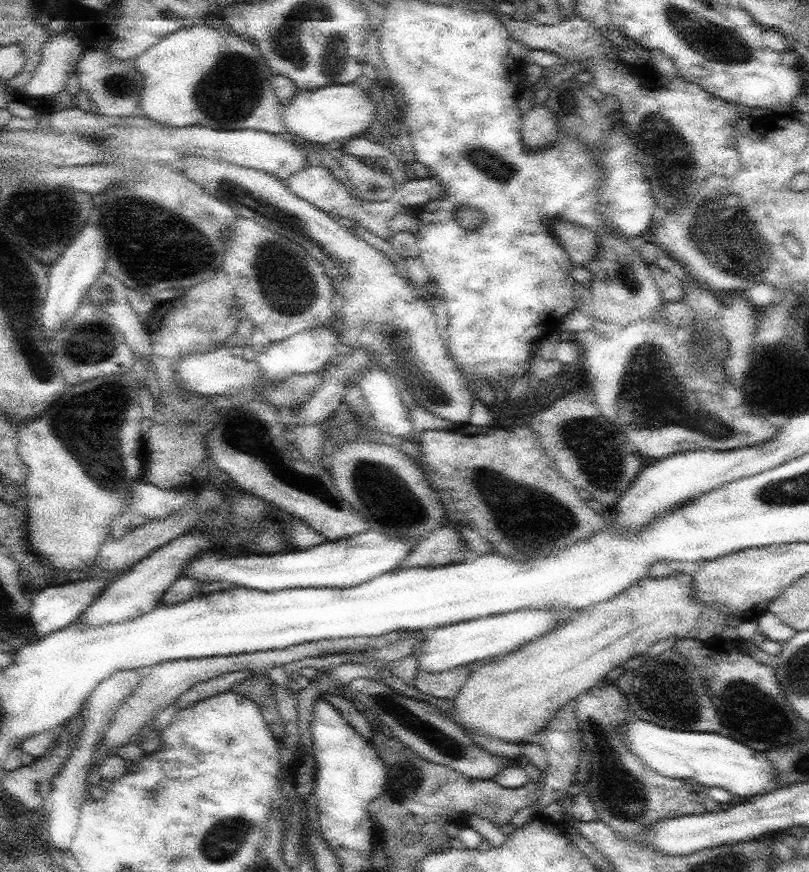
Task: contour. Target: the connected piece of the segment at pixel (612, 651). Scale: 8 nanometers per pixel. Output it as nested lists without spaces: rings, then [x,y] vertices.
[[[679,572],[661,580],[645,578],[643,582],[637,582],[637,586],[625,590],[625,594],[619,594],[609,602],[599,602],[597,606],[581,610],[571,624],[559,628],[547,638],[541,638],[517,650],[515,654],[501,658],[499,662],[473,668],[459,694],[451,698],[453,708],[449,714],[469,734],[497,738],[505,744],[525,744],[527,738],[543,732],[545,726],[549,726],[551,718],[555,718],[555,714],[569,700],[575,700],[579,694],[585,694],[589,688],[595,688],[615,666],[623,666],[627,660],[643,656],[647,648],[655,642],[669,636],[677,636],[683,640],[695,638],[701,642],[717,638],[727,628],[729,614],[719,608],[709,608],[695,602],[691,594],[691,574]]]

